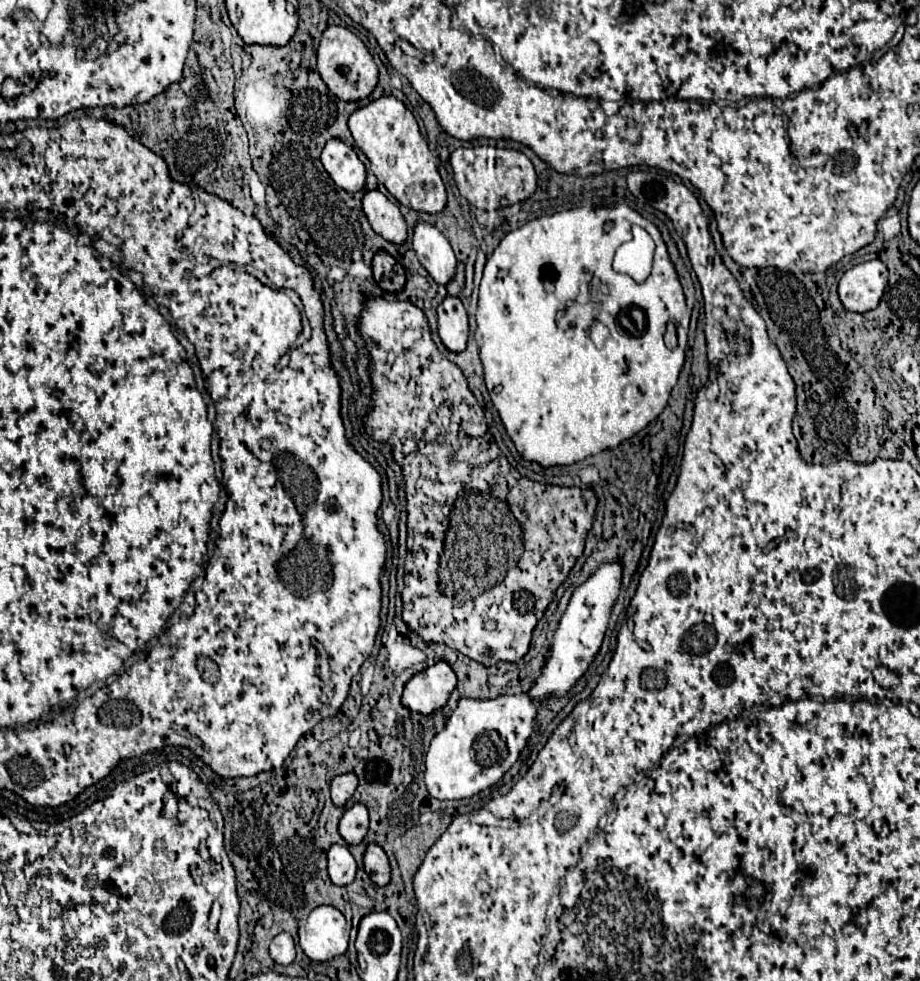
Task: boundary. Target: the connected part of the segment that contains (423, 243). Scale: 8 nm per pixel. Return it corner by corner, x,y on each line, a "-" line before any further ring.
428,222
414,226
414,252
438,284
448,284
456,272
456,256
446,236

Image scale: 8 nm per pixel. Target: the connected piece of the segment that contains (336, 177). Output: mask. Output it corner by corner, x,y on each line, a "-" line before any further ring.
328,140
320,156
330,178
346,192
358,192
366,184
366,168
358,154
346,146
342,140

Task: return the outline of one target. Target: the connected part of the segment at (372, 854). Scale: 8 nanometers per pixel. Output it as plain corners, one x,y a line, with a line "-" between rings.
370,844
364,854
364,868
366,874
372,878
374,884
386,886
390,882
390,864
386,852
378,844

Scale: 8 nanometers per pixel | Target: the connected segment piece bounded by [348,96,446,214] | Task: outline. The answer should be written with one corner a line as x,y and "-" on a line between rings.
380,96
366,106
356,108
348,118
348,128
356,146
370,160
370,170
386,186
386,190
404,206
418,212
436,214
446,206
446,188
438,174
426,140
420,134
414,114
394,96

